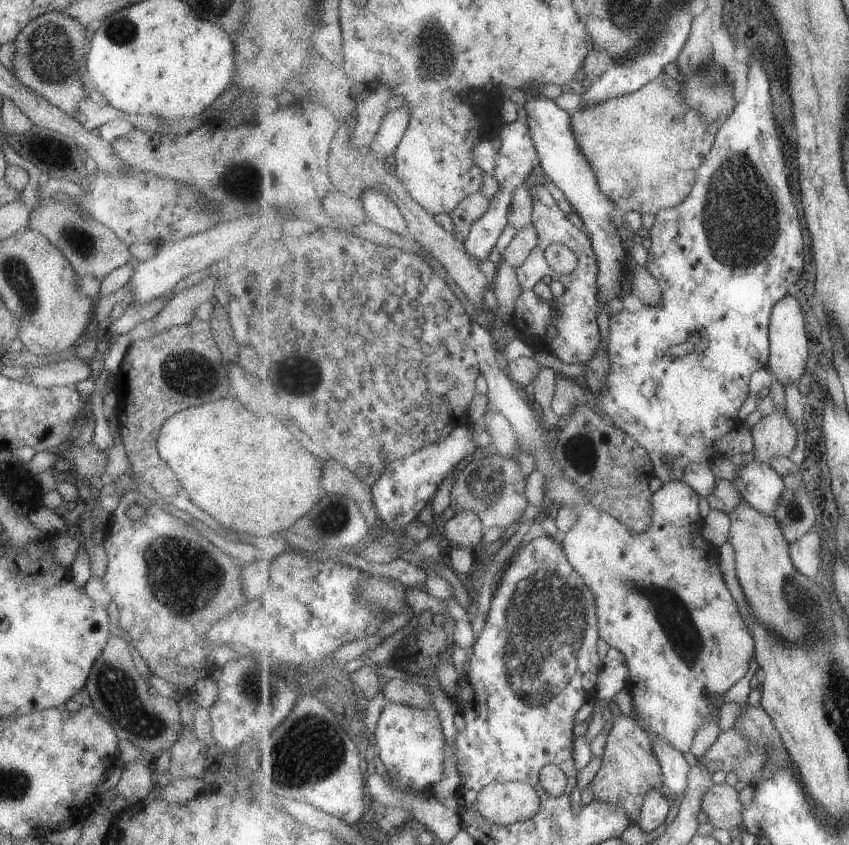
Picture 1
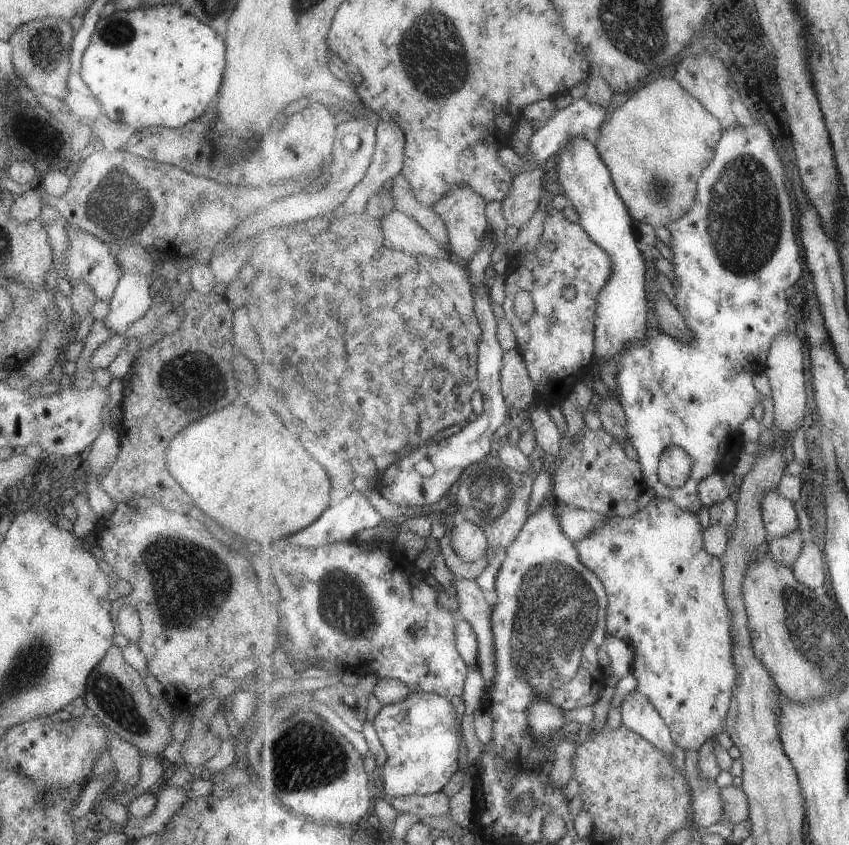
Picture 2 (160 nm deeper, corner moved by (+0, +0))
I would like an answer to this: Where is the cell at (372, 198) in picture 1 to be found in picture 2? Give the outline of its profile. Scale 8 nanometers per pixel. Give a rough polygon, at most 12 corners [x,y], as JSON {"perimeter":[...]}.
{"perimeter":[[395,208],[382,220],[392,248],[447,259],[450,251]]}

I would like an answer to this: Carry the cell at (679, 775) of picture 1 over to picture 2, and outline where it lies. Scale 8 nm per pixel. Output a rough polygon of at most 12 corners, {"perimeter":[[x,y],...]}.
{"perimeter":[[635,689],[622,704],[623,725],[673,754],[671,729]]}

